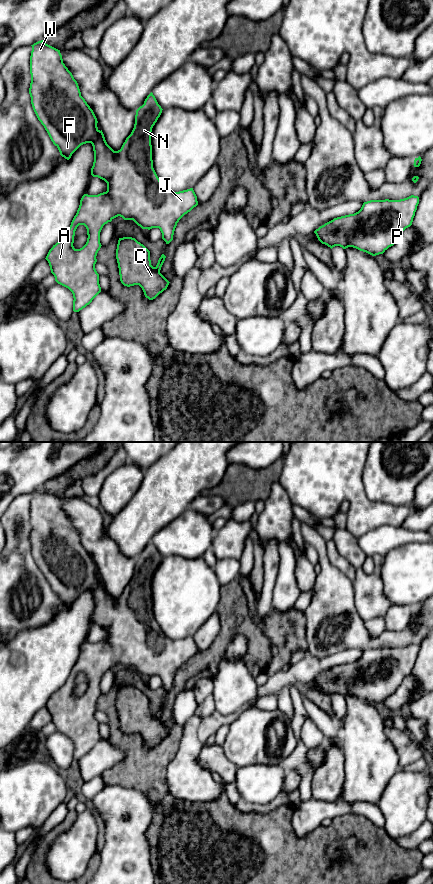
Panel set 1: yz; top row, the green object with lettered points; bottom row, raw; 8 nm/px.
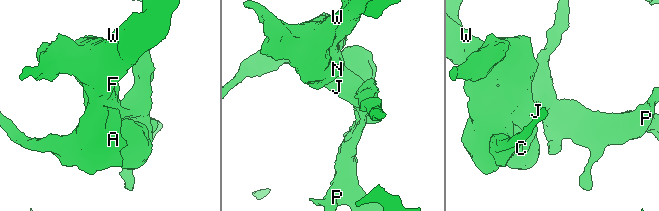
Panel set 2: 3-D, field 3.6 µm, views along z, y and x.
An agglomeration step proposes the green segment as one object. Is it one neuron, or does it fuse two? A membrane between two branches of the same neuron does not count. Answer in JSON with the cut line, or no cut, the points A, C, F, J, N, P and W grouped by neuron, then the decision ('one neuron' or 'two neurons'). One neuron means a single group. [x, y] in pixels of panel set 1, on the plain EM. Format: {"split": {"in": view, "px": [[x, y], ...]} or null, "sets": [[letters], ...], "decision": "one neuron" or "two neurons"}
{"split": {"in": "yz", "px": [[160, 705], [164, 707]]}, "sets": [["A", "F", "J", "N", "P", "W"], ["C"]], "decision": "two neurons"}

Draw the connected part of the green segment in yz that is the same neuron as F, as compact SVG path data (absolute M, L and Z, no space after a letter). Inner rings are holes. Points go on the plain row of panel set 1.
M43 488L31 494L29 542L38 568L58 596L60 603L67 608L81 593L91 591L94 599L91 623L107 631L106 640L82 644L68 679L53 693L45 706L55 729L72 740L73 759L79 760L101 740L95 712L97 701L102 694L100 680L105 672L120 664L124 668L133 668L142 677L159 676L162 687L169 692L173 688L179 668L196 655L198 649L193 636L179 640L168 638L153 616L151 580L163 557L152 540L147 544L144 552L136 558L131 582L126 586L121 597L114 599L107 592L102 578L98 577L97 566L81 544L77 529L63 511L60 498L46 492ZM79 673L86 675L88 686L82 696L75 697L74 684Z

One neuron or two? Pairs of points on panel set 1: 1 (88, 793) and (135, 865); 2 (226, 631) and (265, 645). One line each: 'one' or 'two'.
1: two
2: one

